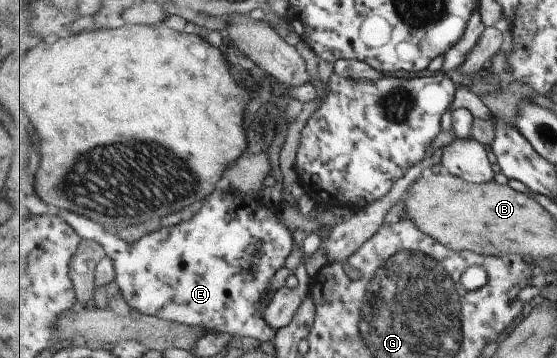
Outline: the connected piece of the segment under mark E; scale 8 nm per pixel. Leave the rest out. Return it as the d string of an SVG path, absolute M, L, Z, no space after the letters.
M224 184L218 186L213 195L201 204L200 211L189 221L162 227L152 234L146 234L133 245L104 229L103 224L88 216L68 210L58 211L77 229L84 240L96 240L104 245L108 257L114 260L117 269L116 282L124 297L142 314L204 328L207 335L212 332L226 332L235 338L253 337L261 342L275 342L279 331L266 321L265 311L262 313L258 309L258 303L264 294L268 293L274 275L280 271L280 267L285 266L286 260L296 248L292 227L285 225L275 207L270 208L261 203L256 209Z

